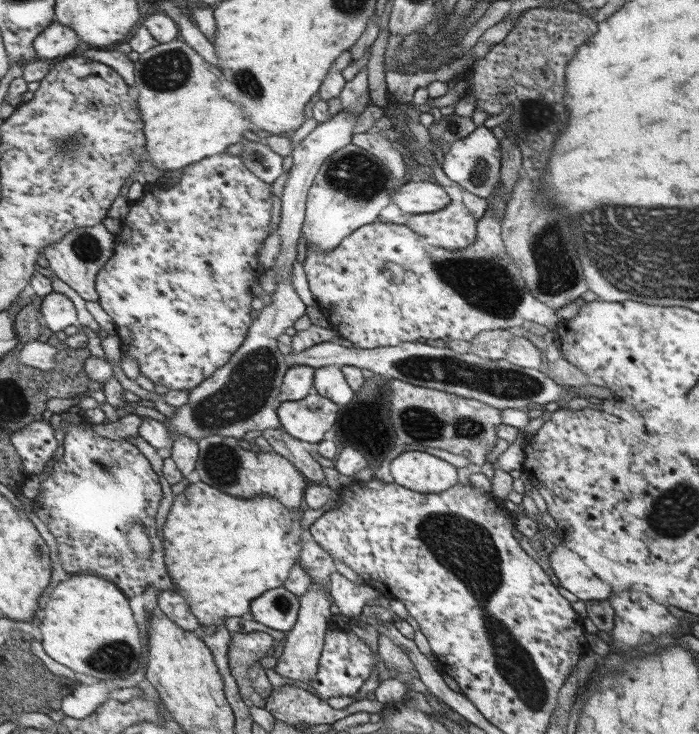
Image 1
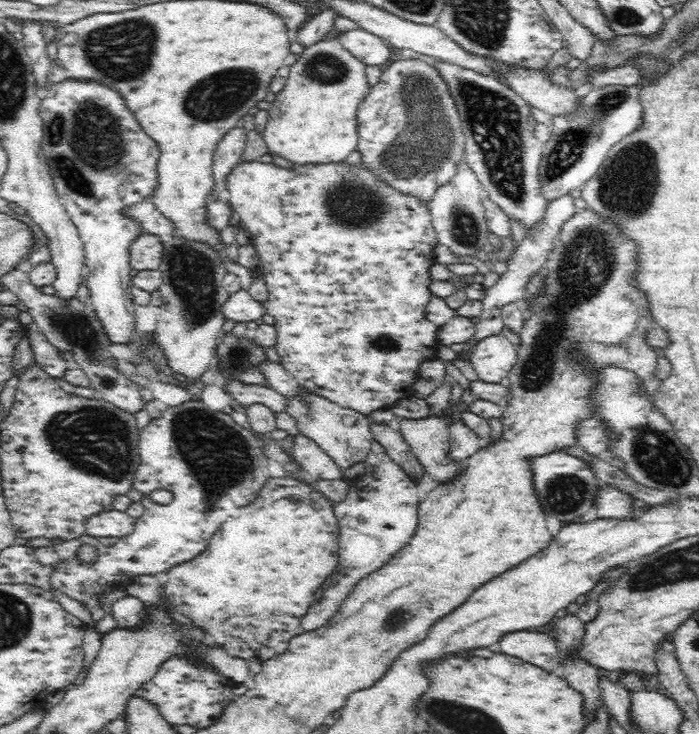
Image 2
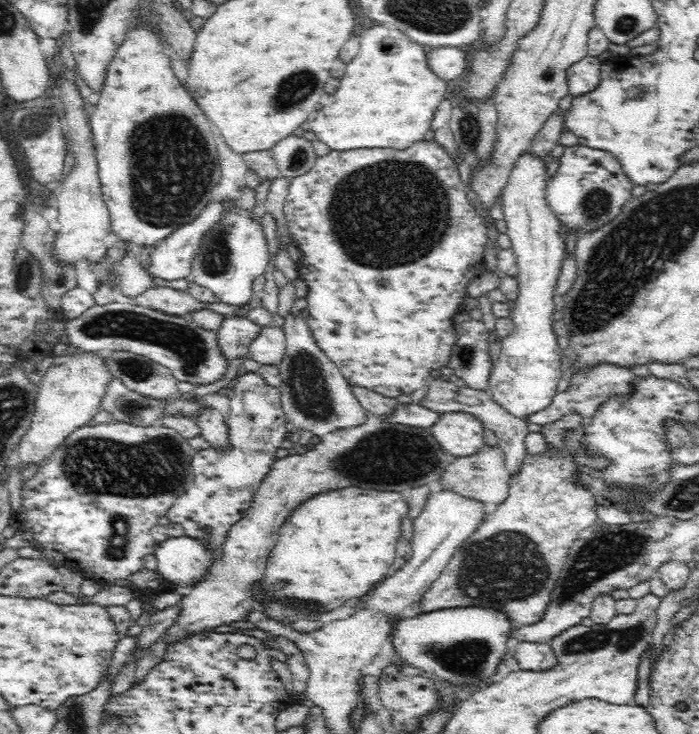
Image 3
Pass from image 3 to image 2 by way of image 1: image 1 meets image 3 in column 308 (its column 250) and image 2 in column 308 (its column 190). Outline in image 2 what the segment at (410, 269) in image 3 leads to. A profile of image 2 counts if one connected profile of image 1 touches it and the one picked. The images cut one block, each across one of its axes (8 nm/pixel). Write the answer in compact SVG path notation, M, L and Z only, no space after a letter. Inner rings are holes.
M240 160L224 176L222 195L230 203L231 208L234 207L234 216L238 216L239 226L246 232L250 232L248 244L254 247L259 260L255 271L264 279L269 294L265 305L275 320L277 334L275 349L280 358L279 362L292 377L307 391L339 407L351 408L365 415L392 406L396 400L412 397L418 364L424 360L434 359L439 345L435 335L437 326L424 317L424 308L431 294L427 289L430 281L427 268L435 262L432 250L436 243L434 231L430 227L427 206L423 202L411 199L410 196L403 196L386 184L378 182L378 179L370 176L370 172L342 162L294 167L286 170L273 163Z

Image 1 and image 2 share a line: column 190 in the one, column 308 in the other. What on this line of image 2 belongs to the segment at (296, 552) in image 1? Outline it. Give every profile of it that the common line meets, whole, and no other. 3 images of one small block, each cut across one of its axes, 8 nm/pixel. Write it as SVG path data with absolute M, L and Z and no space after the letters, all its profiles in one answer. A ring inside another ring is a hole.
M270 477L266 481L266 484L263 484L262 488L258 491L258 496L256 496L248 506L238 508L240 512L236 512L236 514L238 514L236 518L230 518L228 522L222 522L222 524L216 528L214 536L210 536L210 540L208 540L208 544L206 544L206 550L202 550L202 552L200 552L196 558L192 558L192 560L186 560L186 562L180 562L180 564L176 564L176 566L167 568L165 571L166 574L164 574L164 576L166 576L166 582L162 584L161 596L164 596L164 598L168 600L168 604L170 604L176 612L180 612L182 616L186 616L194 628L205 632L210 640L222 643L232 656L239 656L247 661L256 660L258 662L276 656L276 654L284 651L286 640L288 640L290 636L294 636L302 631L298 628L298 618L302 617L313 607L316 588L322 584L322 580L328 576L328 572L338 564L338 562L336 562L336 558L338 558L336 517L332 514L331 506L332 504L323 493L307 483L303 483L292 477Z

